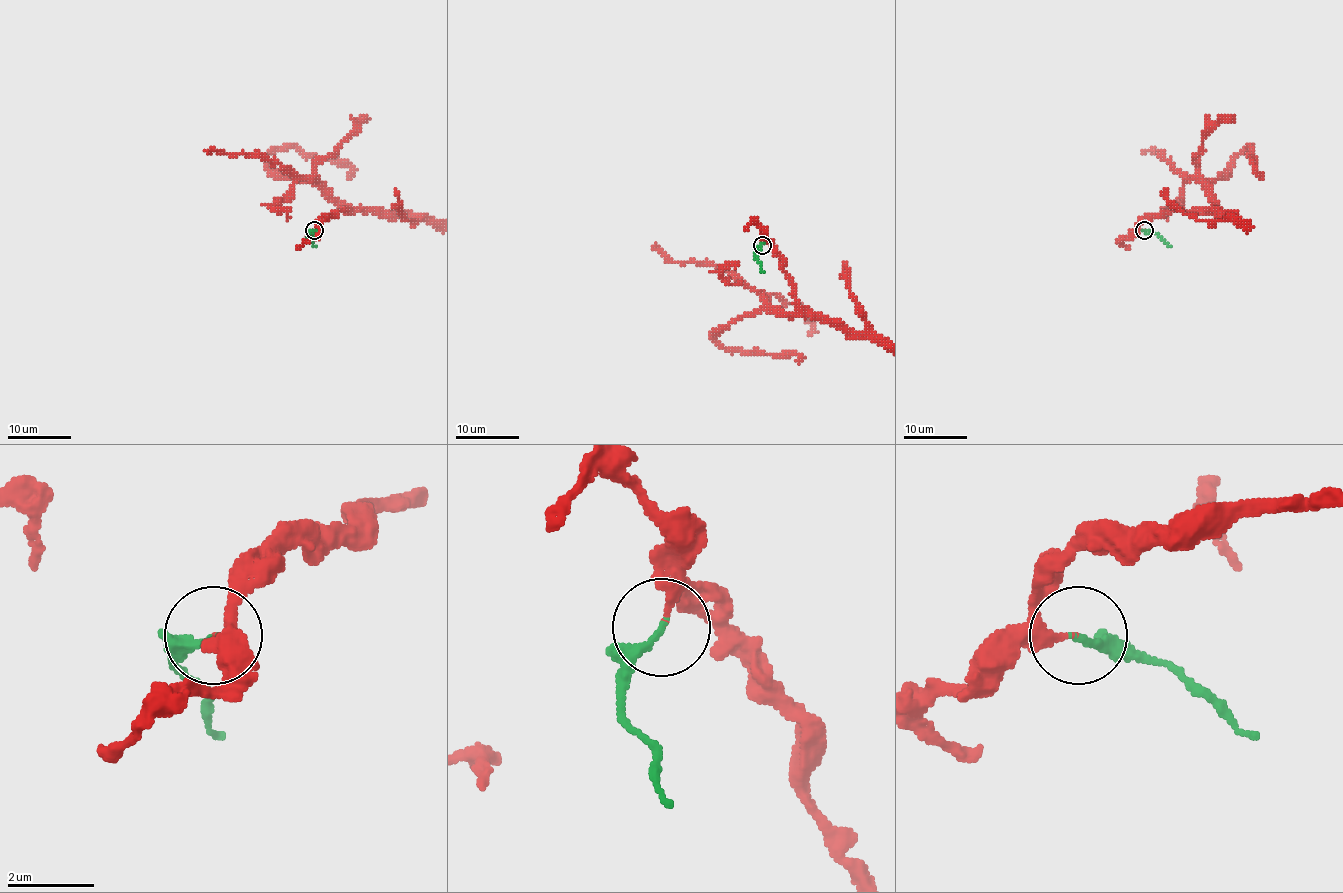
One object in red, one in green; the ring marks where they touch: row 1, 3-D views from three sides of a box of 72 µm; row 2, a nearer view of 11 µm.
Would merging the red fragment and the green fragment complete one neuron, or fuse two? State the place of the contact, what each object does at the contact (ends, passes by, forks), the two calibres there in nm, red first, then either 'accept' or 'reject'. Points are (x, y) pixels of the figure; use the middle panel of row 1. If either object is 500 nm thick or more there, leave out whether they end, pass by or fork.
(762, 245) | red ends | green ends | 170/190 nm | accept

